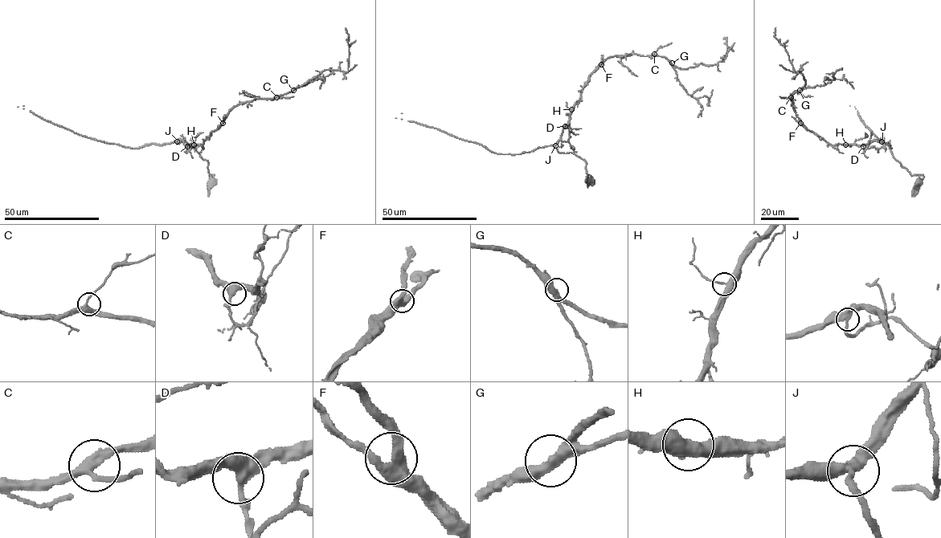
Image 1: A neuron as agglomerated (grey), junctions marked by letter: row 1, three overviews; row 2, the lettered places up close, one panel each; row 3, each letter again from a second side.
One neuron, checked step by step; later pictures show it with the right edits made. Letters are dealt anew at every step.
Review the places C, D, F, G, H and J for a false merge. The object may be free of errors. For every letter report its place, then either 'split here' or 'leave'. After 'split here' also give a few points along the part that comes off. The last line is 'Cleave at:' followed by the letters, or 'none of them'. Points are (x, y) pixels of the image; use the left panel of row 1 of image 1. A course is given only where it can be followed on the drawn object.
C: (276, 97) | leave
D: (187, 146) | leave
F: (222, 123) | leave
G: (293, 90) | leave
H: (194, 144) | leave
J: (177, 141) | leave
Cleave at: none of them

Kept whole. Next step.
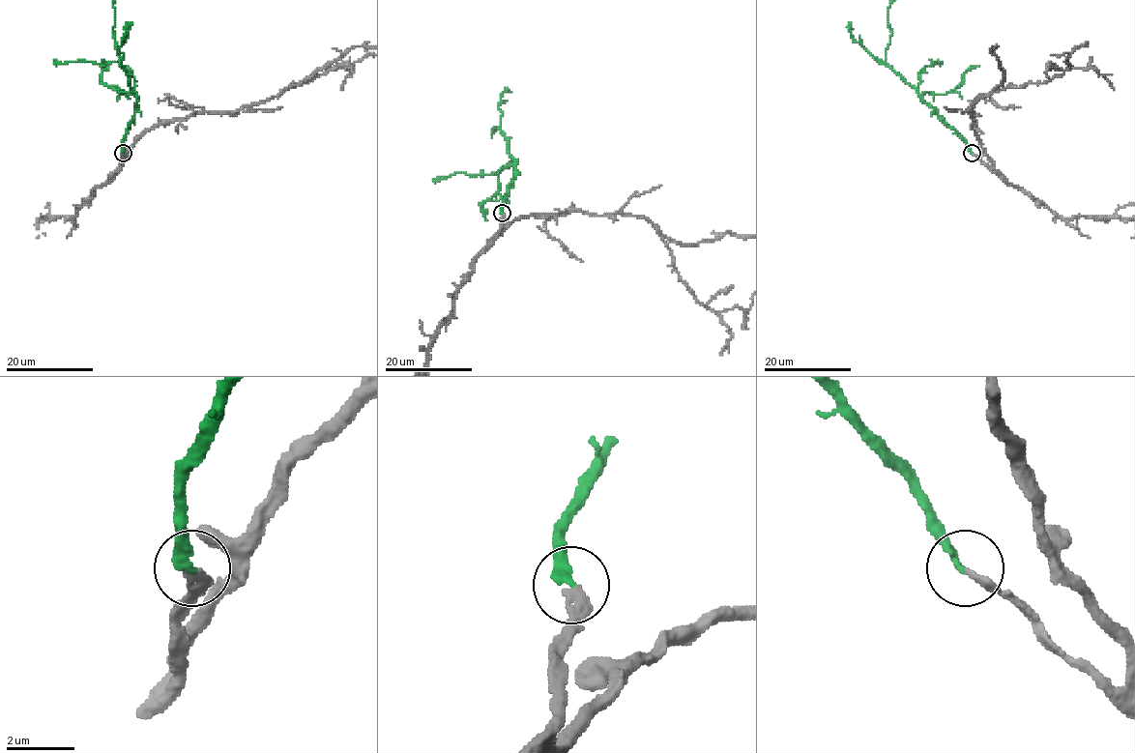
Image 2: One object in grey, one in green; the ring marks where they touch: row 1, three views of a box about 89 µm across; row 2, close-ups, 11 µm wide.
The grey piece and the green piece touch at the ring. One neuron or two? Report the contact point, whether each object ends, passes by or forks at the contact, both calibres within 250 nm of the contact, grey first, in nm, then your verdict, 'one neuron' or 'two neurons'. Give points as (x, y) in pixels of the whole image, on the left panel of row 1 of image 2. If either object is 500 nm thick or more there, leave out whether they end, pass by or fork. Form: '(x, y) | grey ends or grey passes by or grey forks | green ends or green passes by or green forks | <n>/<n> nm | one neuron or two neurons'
(123, 153) | grey ends | green ends | 240/240 nm | one neuron

